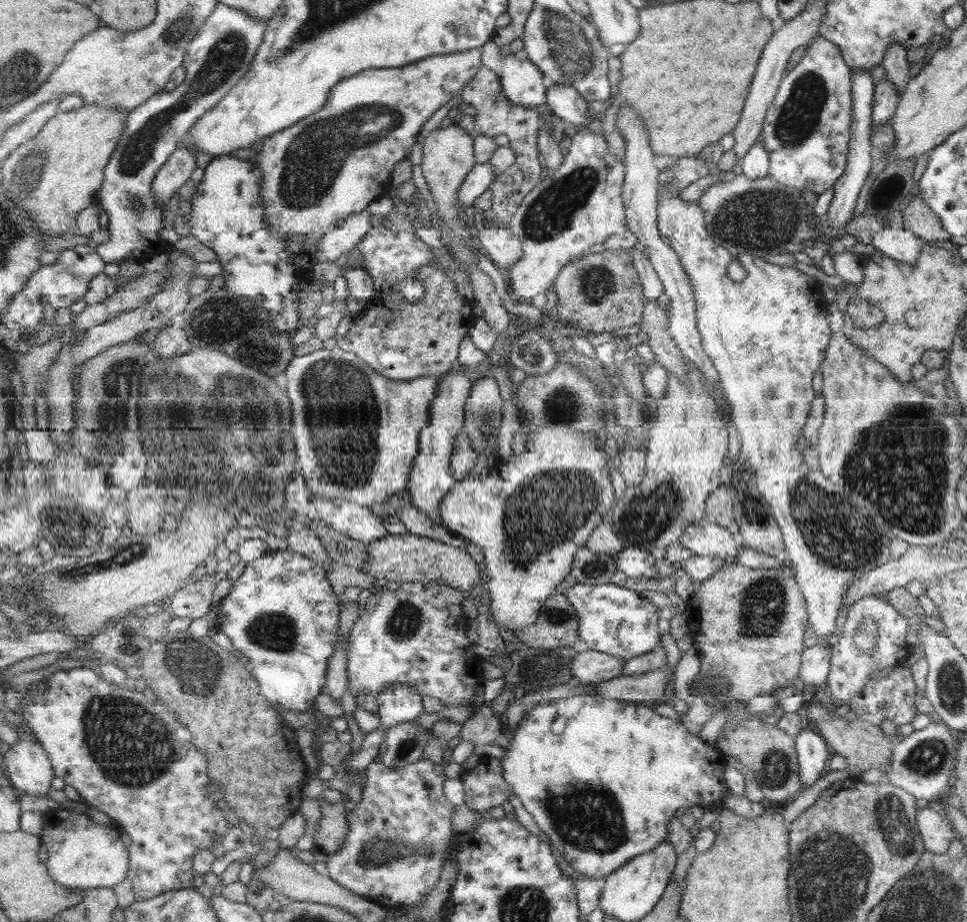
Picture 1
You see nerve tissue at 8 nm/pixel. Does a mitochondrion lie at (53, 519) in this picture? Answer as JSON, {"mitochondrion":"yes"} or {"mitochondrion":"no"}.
{"mitochondrion":"no"}

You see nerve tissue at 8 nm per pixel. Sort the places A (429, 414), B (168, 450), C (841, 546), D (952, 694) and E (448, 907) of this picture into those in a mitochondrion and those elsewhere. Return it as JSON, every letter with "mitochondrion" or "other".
{"A":"other","B":"mitochondrion","C":"mitochondrion","D":"mitochondrion","E":"other"}

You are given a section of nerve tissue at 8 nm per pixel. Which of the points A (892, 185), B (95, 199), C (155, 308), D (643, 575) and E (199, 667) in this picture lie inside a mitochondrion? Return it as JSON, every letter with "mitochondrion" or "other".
{"A":"mitochondrion","B":"other","C":"other","D":"other","E":"mitochondrion"}

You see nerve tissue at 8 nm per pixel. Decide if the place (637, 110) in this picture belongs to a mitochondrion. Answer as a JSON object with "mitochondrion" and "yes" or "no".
{"mitochondrion":"no"}

